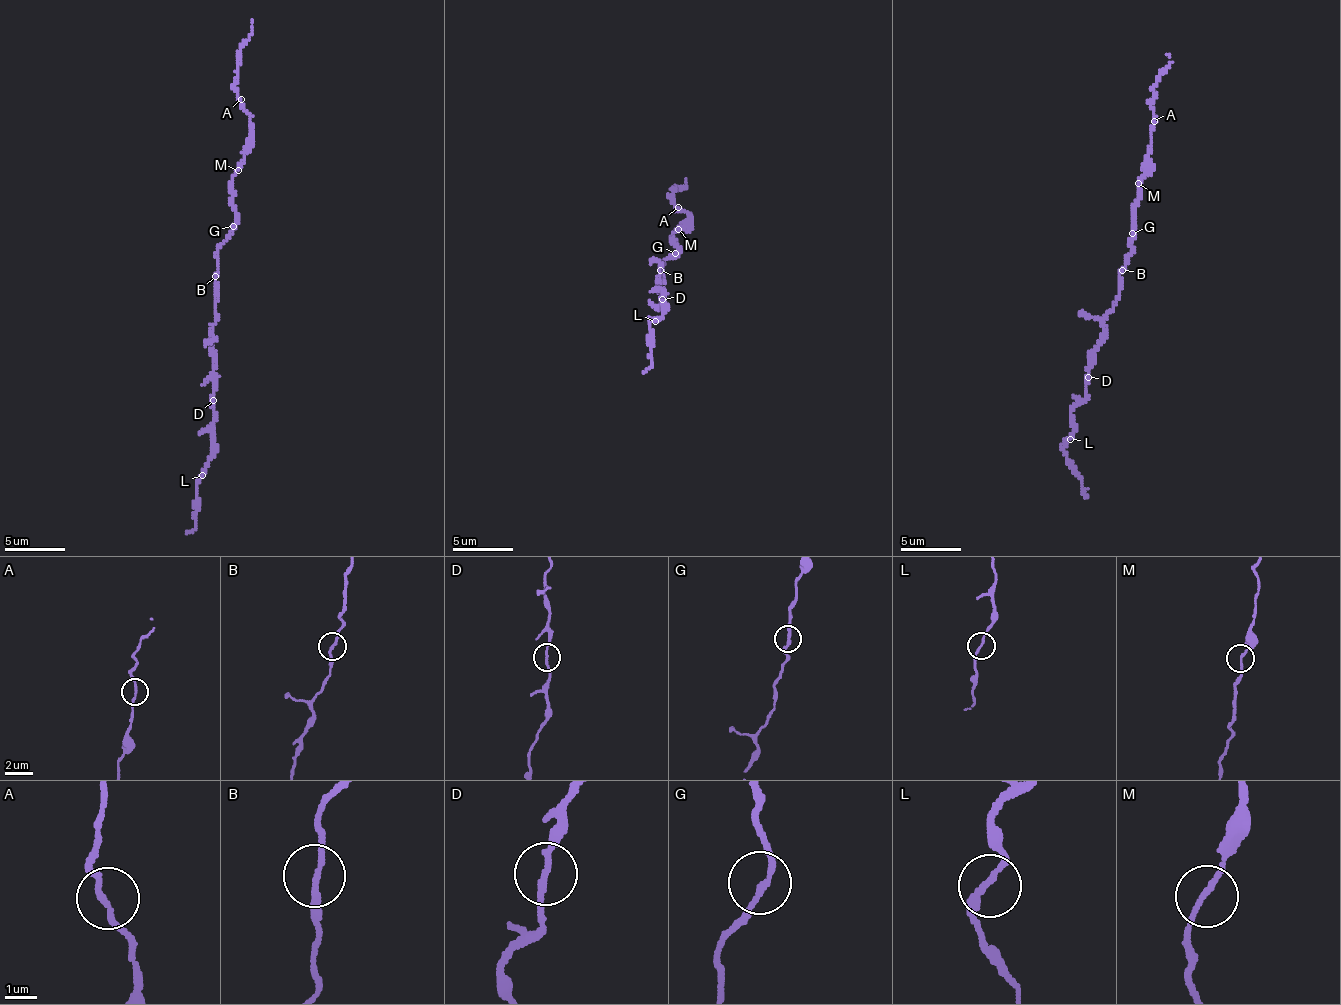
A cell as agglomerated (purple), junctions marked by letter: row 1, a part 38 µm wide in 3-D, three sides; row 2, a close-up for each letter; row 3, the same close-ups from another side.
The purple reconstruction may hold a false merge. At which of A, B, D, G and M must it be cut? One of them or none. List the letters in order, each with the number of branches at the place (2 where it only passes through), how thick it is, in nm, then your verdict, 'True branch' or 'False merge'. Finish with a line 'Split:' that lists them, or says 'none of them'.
A: Branches: 2. Thickness 170 nm. True branch
B: Branches: 2. Thickness 170 nm. True branch
D: Branches: 2. Thickness 170 nm. True branch
G: Branches: 2. Thickness 190 nm. True branch
M: Branches: 2. Thickness 150 nm. True branch
Split: none of them

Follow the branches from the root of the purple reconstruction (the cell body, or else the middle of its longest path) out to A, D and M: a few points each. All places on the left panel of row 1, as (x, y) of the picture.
A: (215, 280), (217, 245), (227, 238), (235, 221), (232, 175), (244, 156), (250, 136), (250, 113), (241, 99)
D: (215, 280), (215, 324), (210, 337), (214, 400)
M: (215, 280), (217, 245), (227, 238), (235, 221), (232, 175), (238, 170)

